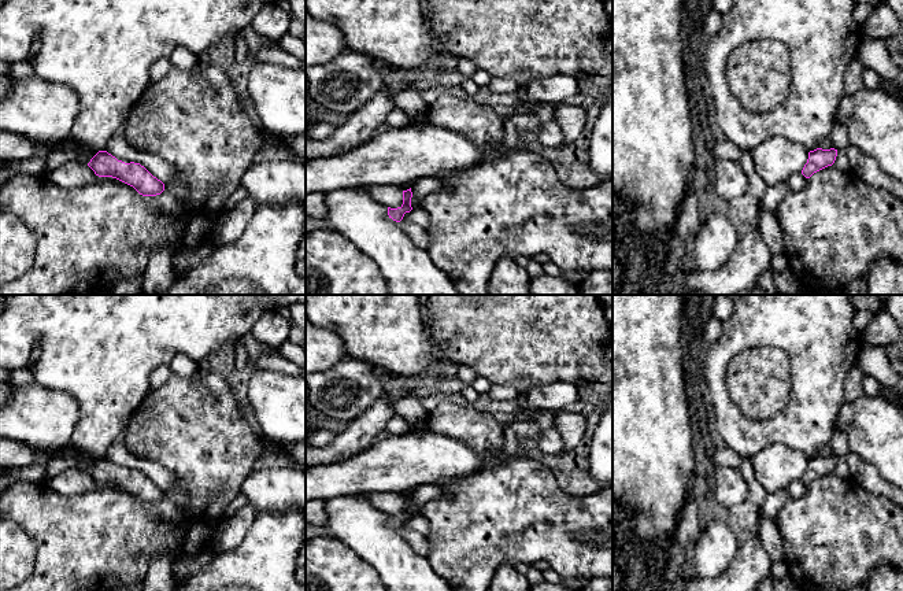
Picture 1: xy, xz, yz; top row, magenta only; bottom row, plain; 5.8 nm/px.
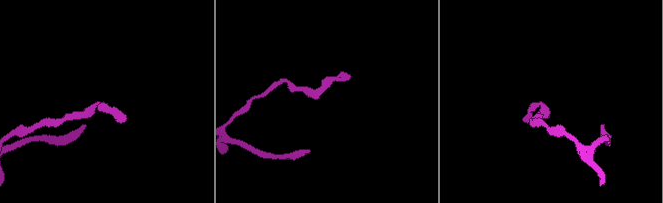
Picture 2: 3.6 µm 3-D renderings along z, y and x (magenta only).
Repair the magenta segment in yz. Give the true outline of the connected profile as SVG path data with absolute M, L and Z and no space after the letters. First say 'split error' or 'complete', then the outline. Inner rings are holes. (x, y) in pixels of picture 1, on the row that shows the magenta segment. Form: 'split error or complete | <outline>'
complete | M817 148L814 151L810 151L807 163L804 165L802 174L806 178L810 178L814 173L828 166L832 166L836 160L836 156L837 156L837 149L834 148L830 149Z

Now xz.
complete | M411 188L407 191L403 191L403 204L397 208L388 207L388 215L396 222L400 222L406 213L410 213L412 210L411 207L411 197L412 192Z

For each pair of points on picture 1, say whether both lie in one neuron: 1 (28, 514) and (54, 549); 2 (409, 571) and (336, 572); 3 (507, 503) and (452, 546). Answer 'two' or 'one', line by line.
1: one
2: two
3: one

